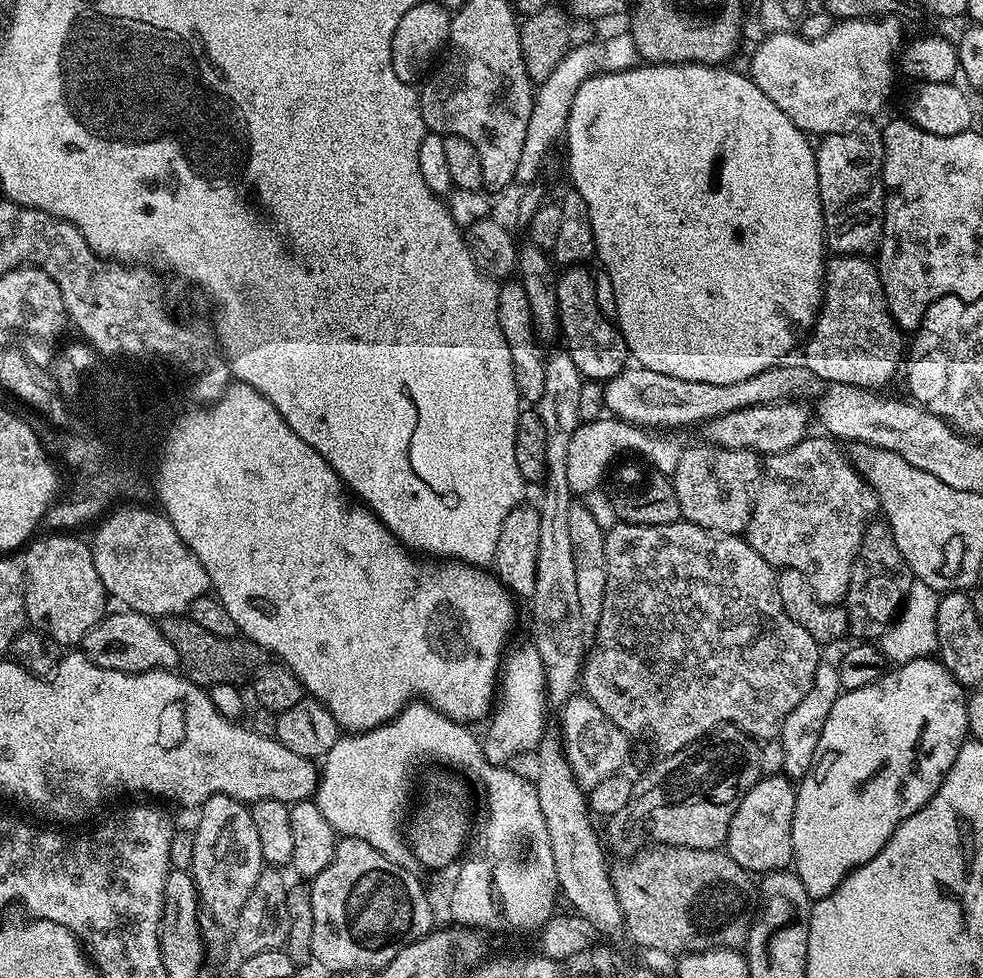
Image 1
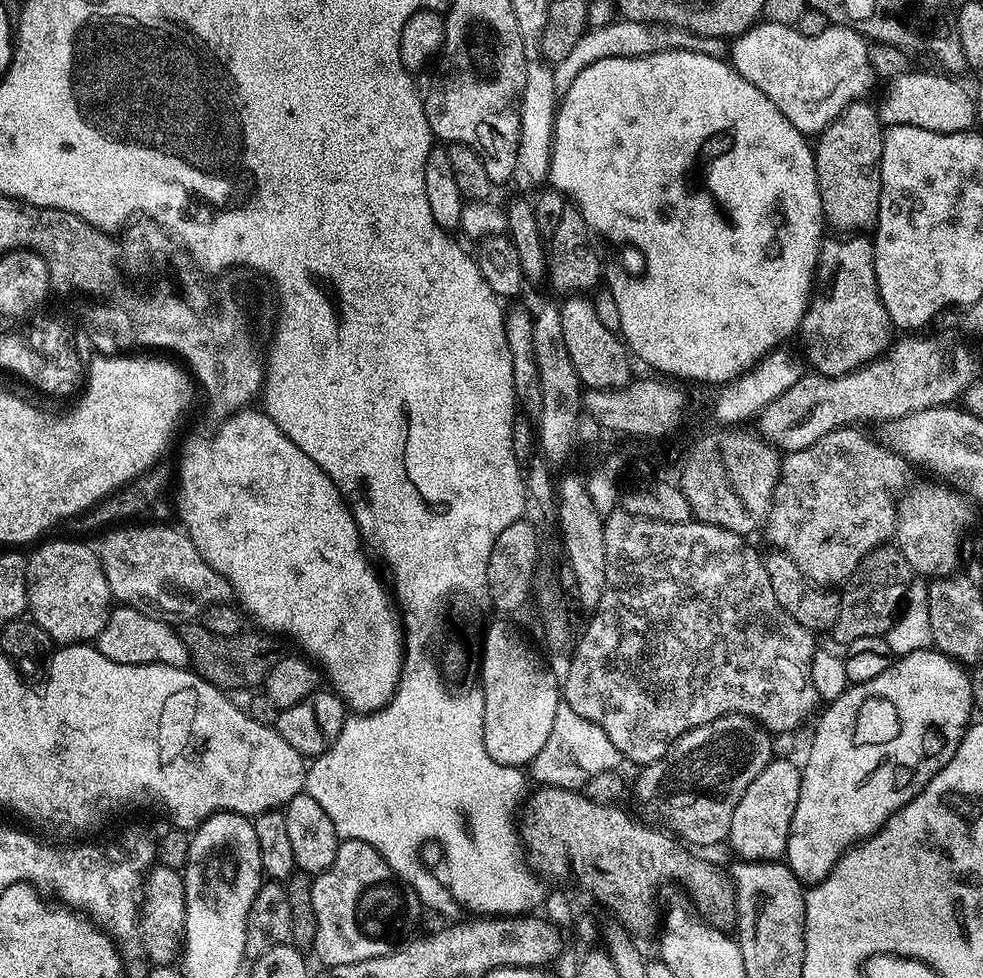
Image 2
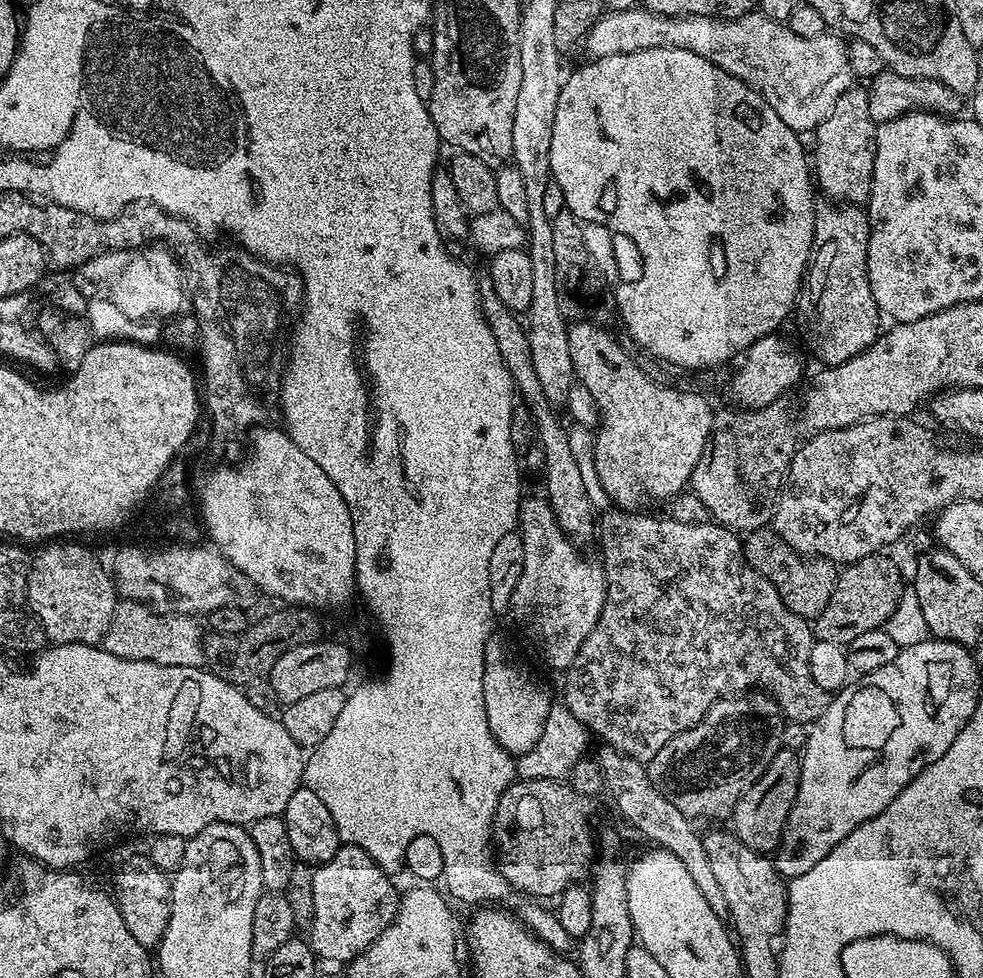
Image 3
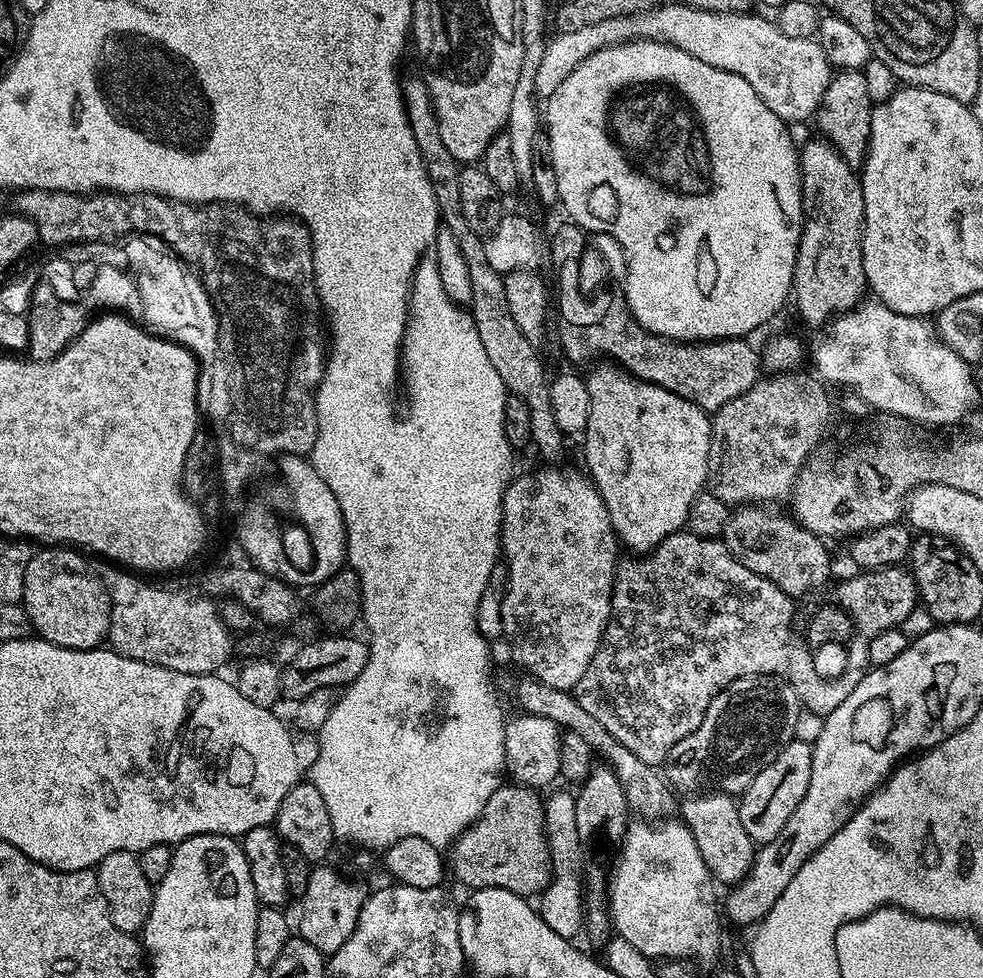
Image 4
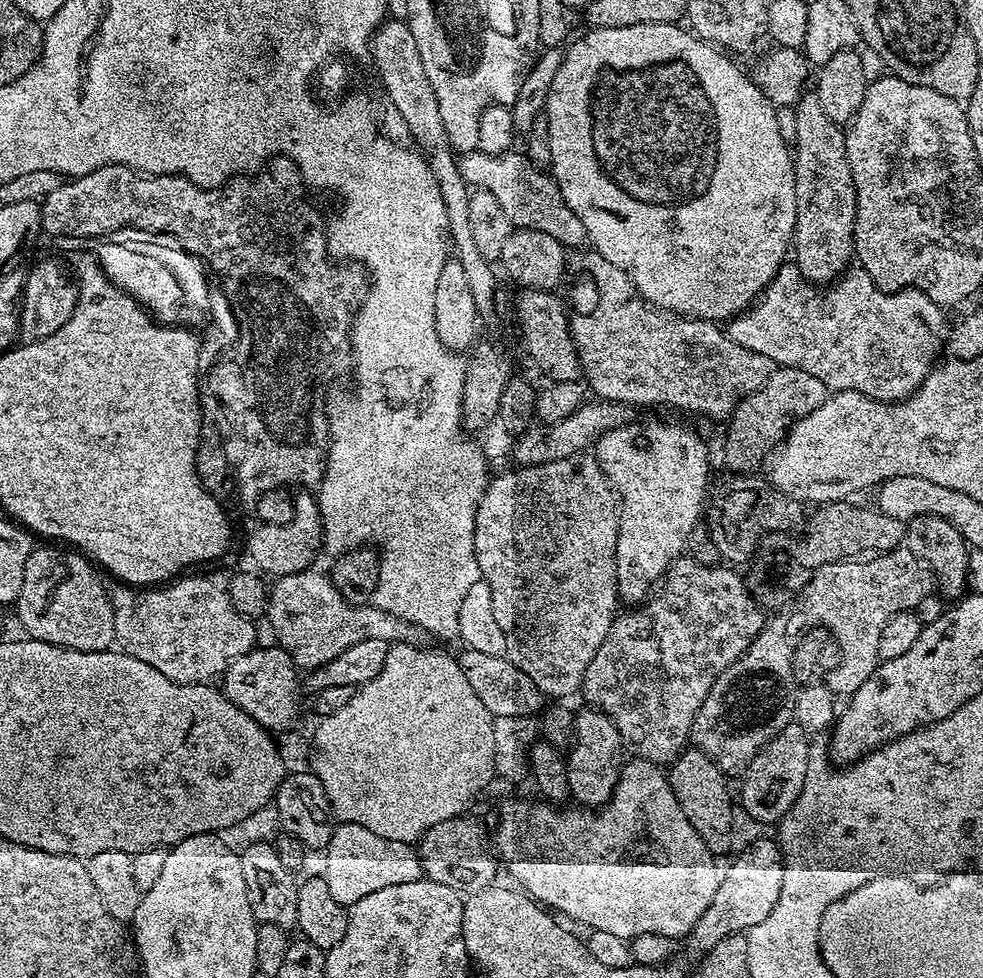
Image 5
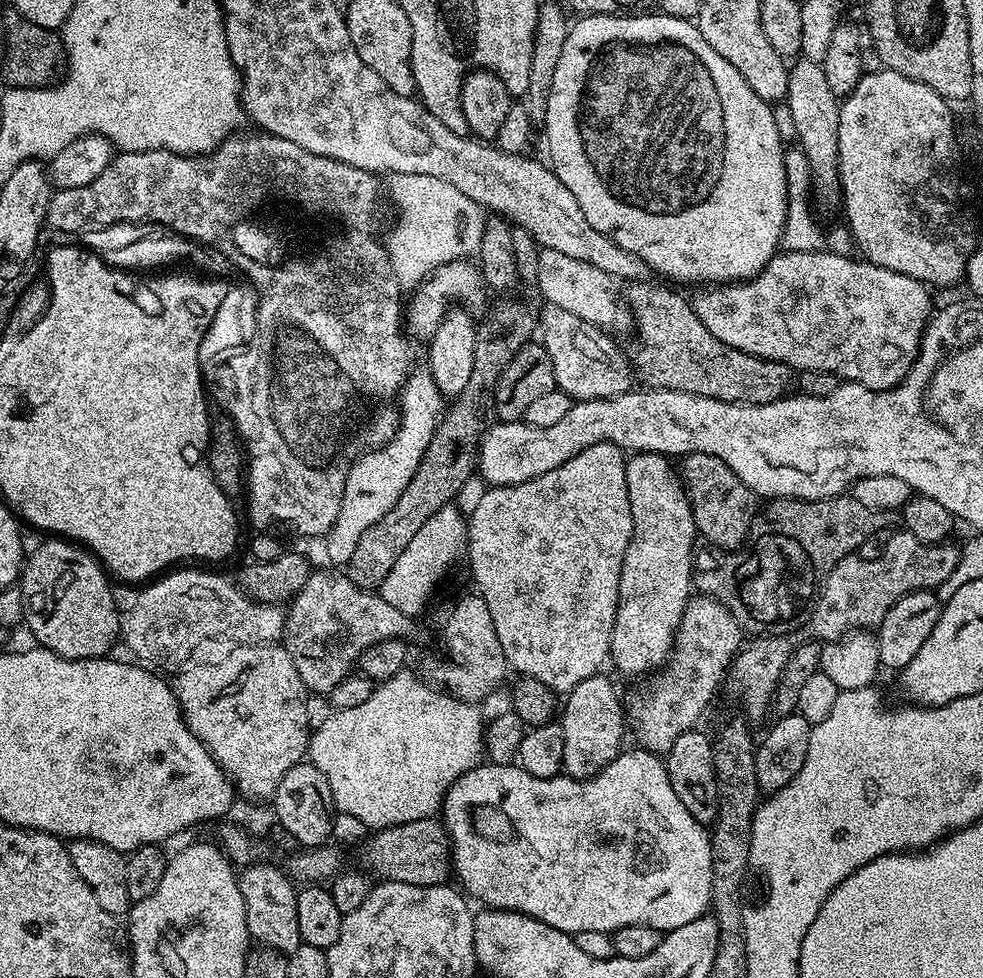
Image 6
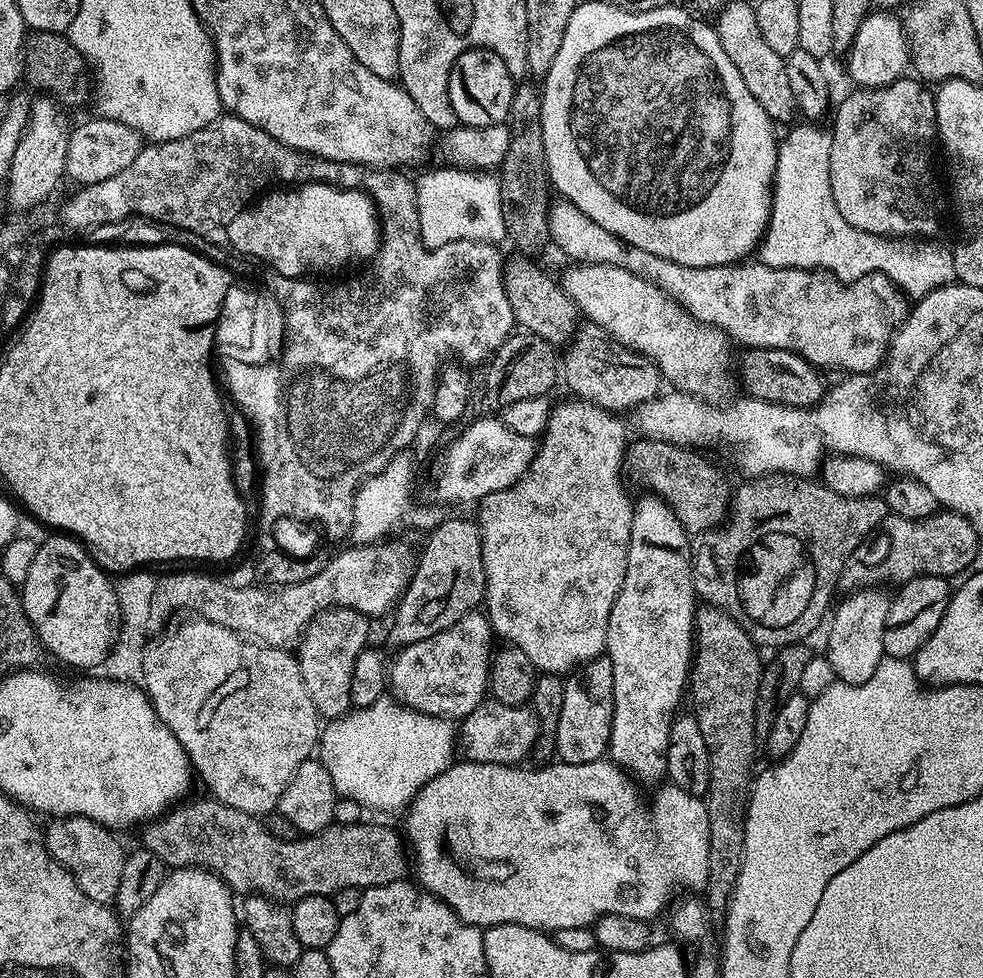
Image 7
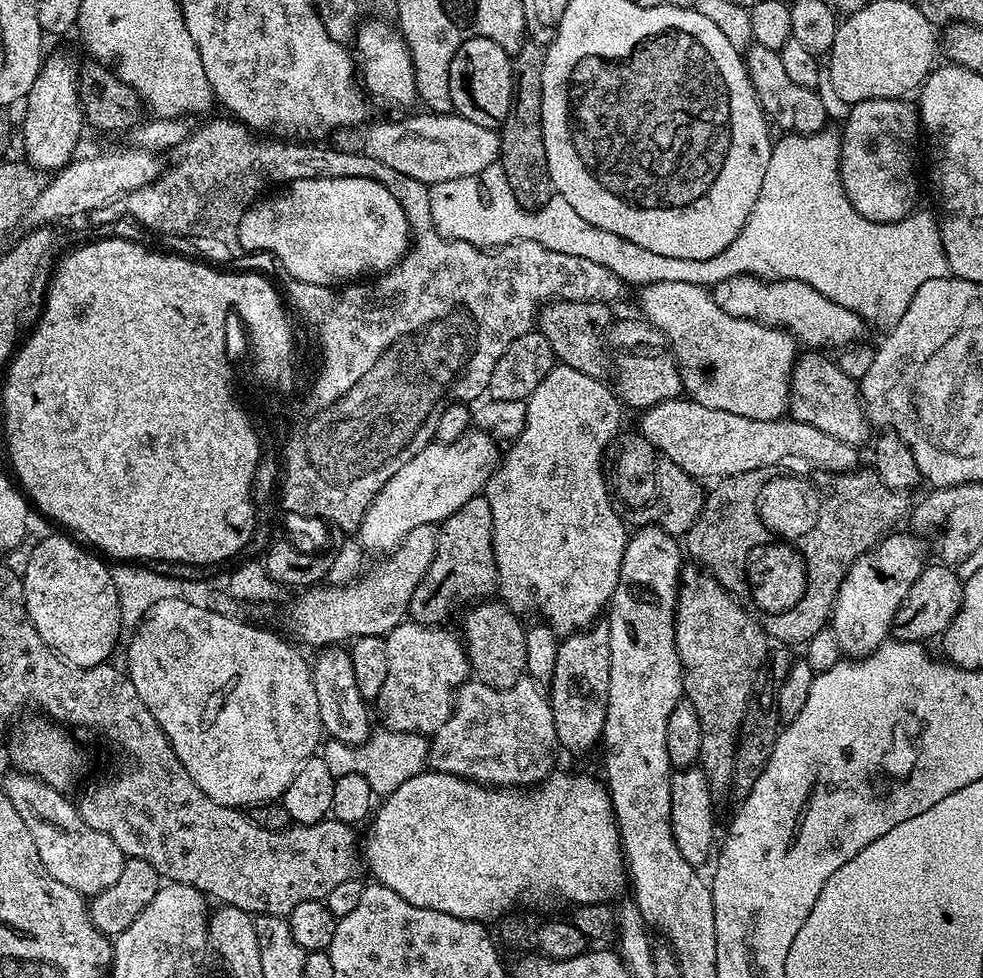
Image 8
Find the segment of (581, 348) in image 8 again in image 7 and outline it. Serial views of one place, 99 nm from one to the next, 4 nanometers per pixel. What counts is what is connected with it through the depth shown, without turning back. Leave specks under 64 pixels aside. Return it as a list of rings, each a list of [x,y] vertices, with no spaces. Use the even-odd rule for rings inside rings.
[[[516,256],[516,259],[509,259],[504,265],[504,289],[510,298],[510,310],[514,310],[516,324],[523,331],[532,332],[554,346],[567,345],[581,323],[580,311],[564,293],[563,287],[557,281],[555,284],[531,262],[531,259]]]

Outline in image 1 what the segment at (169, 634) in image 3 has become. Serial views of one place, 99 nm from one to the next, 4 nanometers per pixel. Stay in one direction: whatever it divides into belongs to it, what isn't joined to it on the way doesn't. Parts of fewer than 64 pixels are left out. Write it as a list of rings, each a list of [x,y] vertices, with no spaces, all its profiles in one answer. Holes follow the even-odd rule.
[[[131,610],[119,611],[109,611],[83,638],[82,651],[94,666],[119,672],[155,672],[172,670],[179,665],[178,650],[174,650],[170,638],[166,638],[153,617]]]

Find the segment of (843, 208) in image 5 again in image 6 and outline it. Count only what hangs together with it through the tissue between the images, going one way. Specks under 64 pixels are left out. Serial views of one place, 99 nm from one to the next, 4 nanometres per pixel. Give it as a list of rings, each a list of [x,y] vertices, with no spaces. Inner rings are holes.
[[[800,58],[789,67],[786,103],[797,131],[795,143],[803,149],[810,162],[811,195],[817,205],[820,203],[824,208],[832,208],[836,204],[837,207],[842,200],[838,166],[838,118],[841,101],[826,82],[823,64]]]

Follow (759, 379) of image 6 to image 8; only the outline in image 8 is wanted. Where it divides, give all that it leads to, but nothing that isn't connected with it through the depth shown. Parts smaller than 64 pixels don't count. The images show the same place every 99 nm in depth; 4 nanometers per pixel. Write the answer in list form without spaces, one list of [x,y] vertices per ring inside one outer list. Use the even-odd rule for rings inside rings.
[[[808,350],[797,359],[792,367],[792,385],[788,391],[788,412],[791,419],[814,426],[822,434],[836,436],[838,442],[863,447],[871,439],[871,421],[865,414],[860,386],[855,379],[844,373],[837,361],[828,354]],[[805,355],[805,356],[804,356]]]

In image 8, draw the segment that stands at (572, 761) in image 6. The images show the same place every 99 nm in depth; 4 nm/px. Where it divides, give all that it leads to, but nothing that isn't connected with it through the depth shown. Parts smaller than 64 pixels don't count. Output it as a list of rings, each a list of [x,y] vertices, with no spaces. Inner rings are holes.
[[[597,622],[582,632],[559,641],[550,703],[554,714],[556,743],[568,752],[588,752],[601,743],[610,690],[610,634],[607,623]]]

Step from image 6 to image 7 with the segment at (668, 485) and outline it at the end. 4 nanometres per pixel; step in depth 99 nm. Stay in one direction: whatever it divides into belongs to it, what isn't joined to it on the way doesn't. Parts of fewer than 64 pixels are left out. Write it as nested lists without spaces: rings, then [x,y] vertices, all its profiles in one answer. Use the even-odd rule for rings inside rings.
[[[655,494],[647,495],[640,501],[637,499],[632,510],[626,578],[614,602],[614,610],[610,610],[610,622],[606,630],[606,655],[612,663],[616,679],[607,755],[637,785],[656,786],[665,779],[668,770],[670,726],[678,712],[676,707],[680,704],[680,695],[683,692],[685,695],[690,680],[698,597],[692,585],[690,534],[682,522],[678,522],[665,500]]]

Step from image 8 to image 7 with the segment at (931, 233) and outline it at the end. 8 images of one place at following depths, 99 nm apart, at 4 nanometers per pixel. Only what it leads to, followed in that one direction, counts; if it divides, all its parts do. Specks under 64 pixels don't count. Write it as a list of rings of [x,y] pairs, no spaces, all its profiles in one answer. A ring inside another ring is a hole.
[[[816,122],[797,123],[790,128],[786,140],[778,144],[776,177],[772,180],[772,213],[768,219],[768,229],[758,245],[759,263],[771,268],[810,268],[830,272],[845,282],[881,272],[900,287],[905,297],[913,301],[920,300],[942,286],[957,283],[951,247],[943,248],[935,244],[932,238],[875,236],[866,230],[858,230],[858,226],[850,226],[850,222],[838,214],[838,206],[834,206],[834,194],[830,190],[832,133],[827,127],[820,126]],[[444,166],[428,172],[425,176],[416,176],[416,201],[420,215],[420,237],[427,248],[446,246],[459,240],[481,240],[487,244],[496,244],[505,239],[500,182],[495,175],[487,171],[465,170],[463,167]]]

